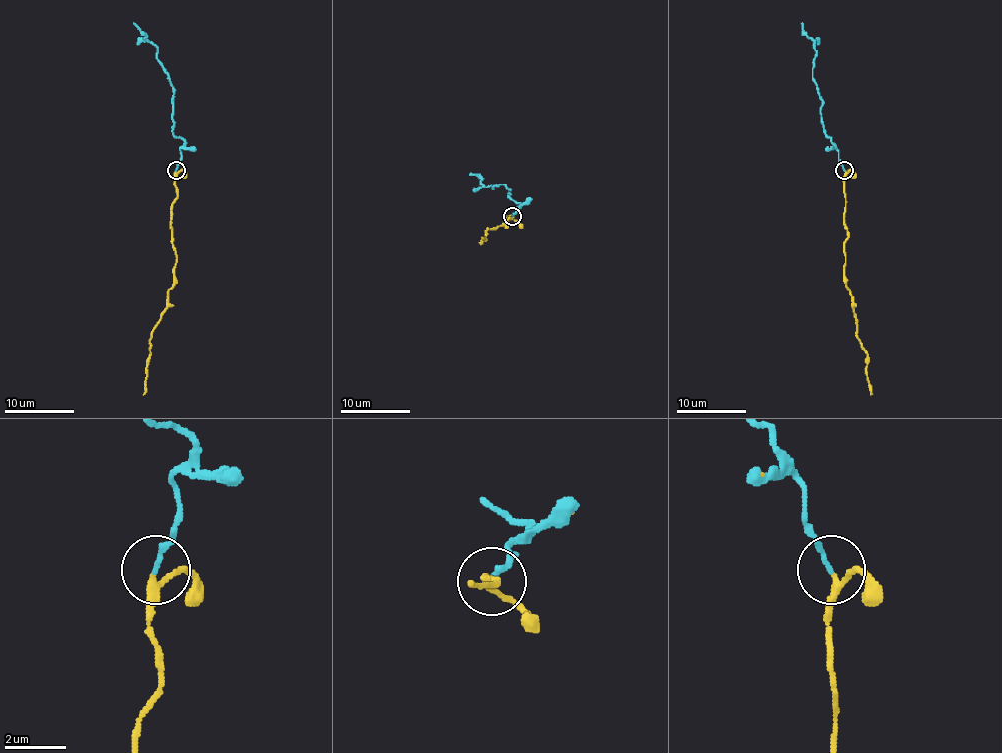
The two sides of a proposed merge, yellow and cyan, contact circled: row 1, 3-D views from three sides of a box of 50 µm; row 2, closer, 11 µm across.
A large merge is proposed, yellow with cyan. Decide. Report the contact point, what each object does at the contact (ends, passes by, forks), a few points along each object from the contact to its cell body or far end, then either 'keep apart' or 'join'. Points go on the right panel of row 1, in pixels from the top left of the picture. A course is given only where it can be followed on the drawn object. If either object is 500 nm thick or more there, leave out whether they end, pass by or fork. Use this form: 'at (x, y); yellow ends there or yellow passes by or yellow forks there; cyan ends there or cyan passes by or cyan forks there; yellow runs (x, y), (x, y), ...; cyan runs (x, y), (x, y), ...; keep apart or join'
at (844, 170); yellow passes by; cyan ends there; yellow runs (844, 171), (844, 282), (851, 294), (856, 334), (866, 353), (870, 395); cyan runs (844, 169), (839, 152), (825, 133), (818, 88), (813, 78), (814, 43), (802, 31), (802, 22); join

